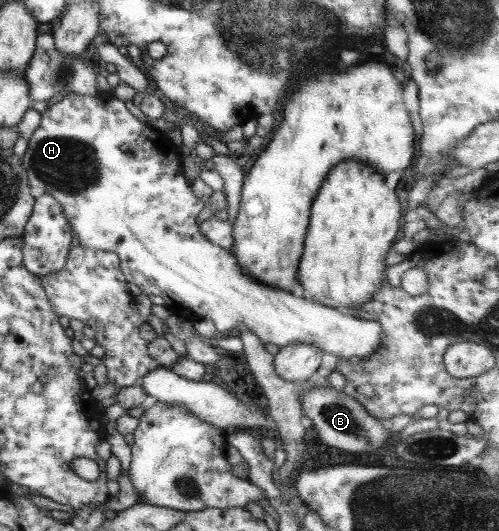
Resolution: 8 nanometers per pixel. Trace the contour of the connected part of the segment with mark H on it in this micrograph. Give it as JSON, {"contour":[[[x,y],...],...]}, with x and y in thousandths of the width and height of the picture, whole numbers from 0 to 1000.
{"contour":[[[148,175],[130,177],[124,186],[80,213],[78,235],[66,247],[62,258],[54,264],[54,281],[46,288],[42,305],[48,311],[50,330],[56,339],[58,352],[78,352],[86,356],[90,365],[104,367],[122,388],[126,405],[132,409],[136,422],[144,427],[156,446],[156,458],[172,467],[202,471],[212,476],[226,476],[236,484],[242,514],[248,518],[255,533],[275,537],[291,556],[319,556],[333,563],[335,573],[343,580],[371,582],[367,599],[385,603],[393,608],[405,603],[423,605],[429,620],[439,627],[461,627],[477,616],[489,612],[499,623],[505,623],[527,648],[547,646],[559,655],[579,650],[581,646],[603,644],[641,657],[641,663],[659,665],[675,674],[699,678],[699,684],[715,684],[725,672],[747,665],[762,644],[762,616],[752,605],[735,601],[719,601],[703,589],[675,584],[663,576],[649,576],[637,567],[617,557],[591,559],[579,548],[557,546],[525,535],[509,522],[495,518],[495,512],[481,508],[469,480],[457,469],[443,469],[437,461],[419,458],[397,433],[391,422],[391,411],[409,382],[391,371],[381,352],[381,343],[371,337],[365,326],[365,294],[357,275],[347,271],[331,250],[307,245],[297,234],[287,234],[279,224],[271,222],[236,185],[210,190],[206,183],[178,183],[178,179],[154,179]]]}

